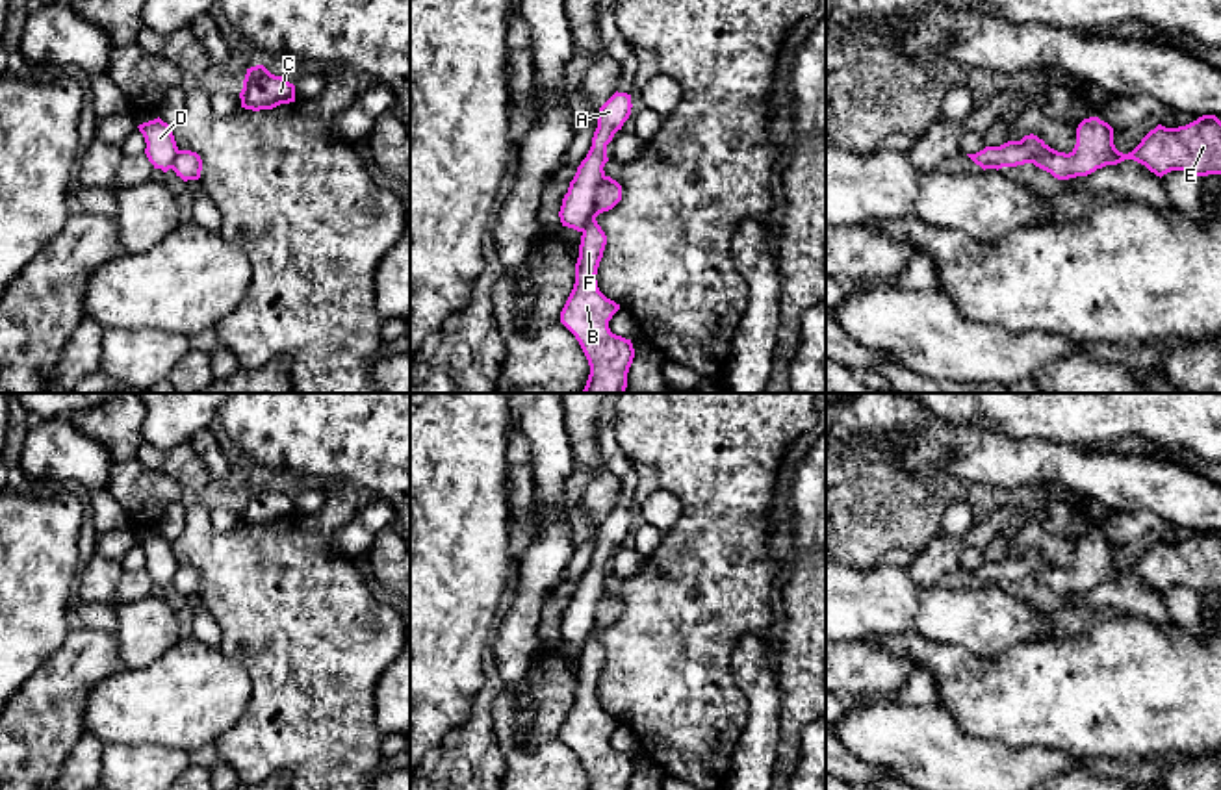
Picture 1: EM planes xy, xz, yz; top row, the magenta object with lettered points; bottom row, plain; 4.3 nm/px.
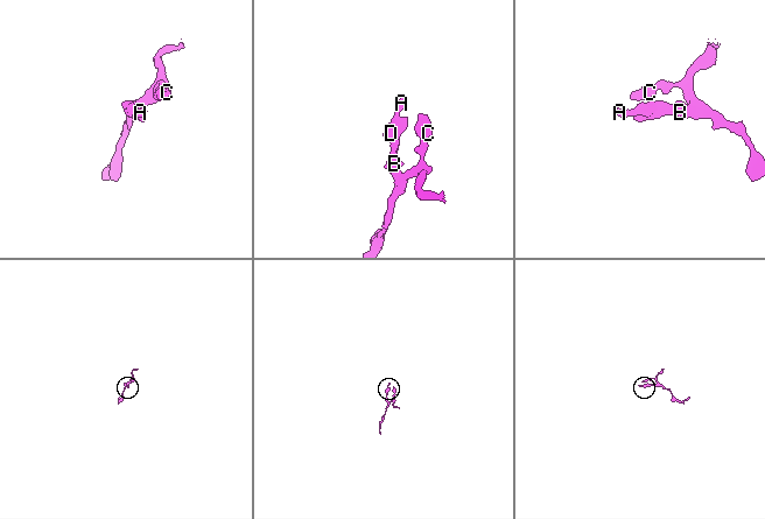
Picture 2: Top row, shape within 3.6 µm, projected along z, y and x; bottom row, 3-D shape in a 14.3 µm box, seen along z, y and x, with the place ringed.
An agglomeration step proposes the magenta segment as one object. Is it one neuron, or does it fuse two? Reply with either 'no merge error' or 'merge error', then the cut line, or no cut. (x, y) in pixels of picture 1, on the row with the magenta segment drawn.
merge error; cut in xz along (605, 177), (596, 197), (594, 214), (581, 230)

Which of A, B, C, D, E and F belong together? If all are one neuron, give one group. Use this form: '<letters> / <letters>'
A D / B C E F

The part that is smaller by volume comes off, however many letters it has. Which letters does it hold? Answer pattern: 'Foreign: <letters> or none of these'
Foreign: A, D

